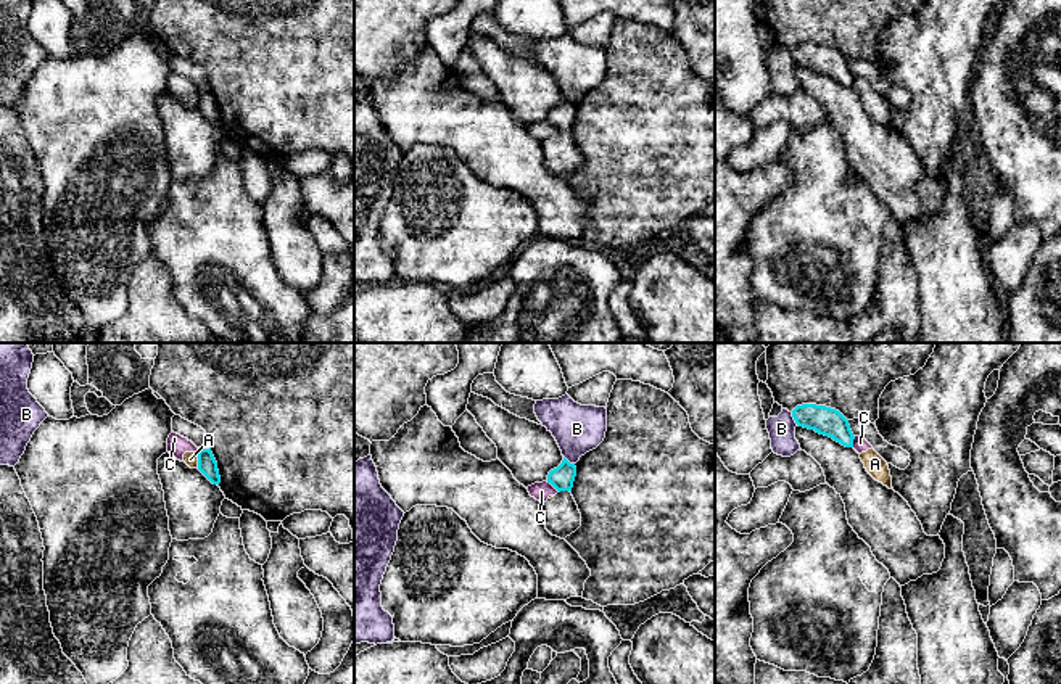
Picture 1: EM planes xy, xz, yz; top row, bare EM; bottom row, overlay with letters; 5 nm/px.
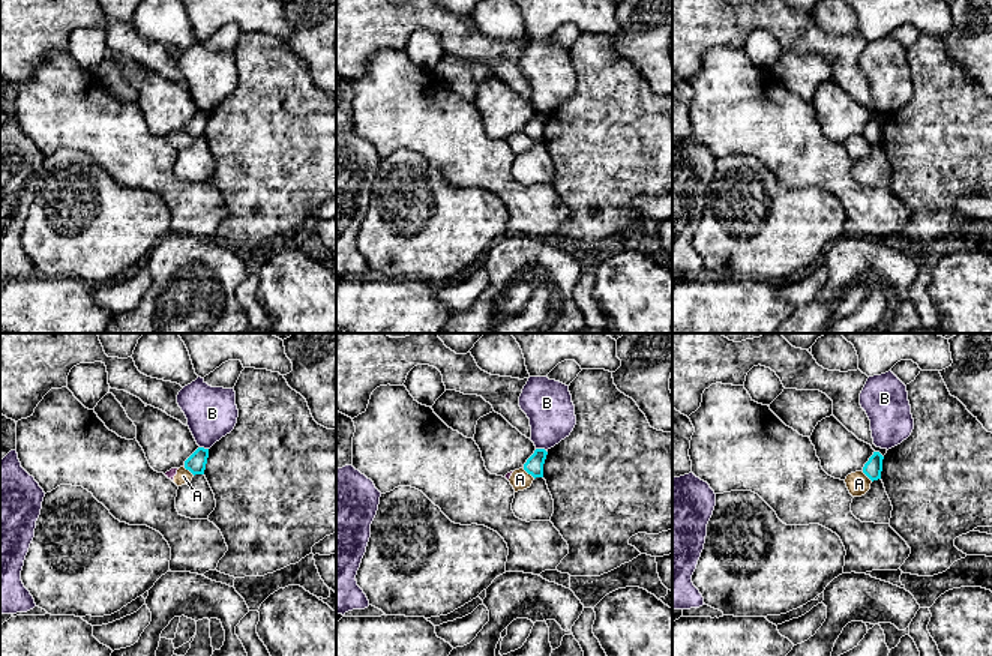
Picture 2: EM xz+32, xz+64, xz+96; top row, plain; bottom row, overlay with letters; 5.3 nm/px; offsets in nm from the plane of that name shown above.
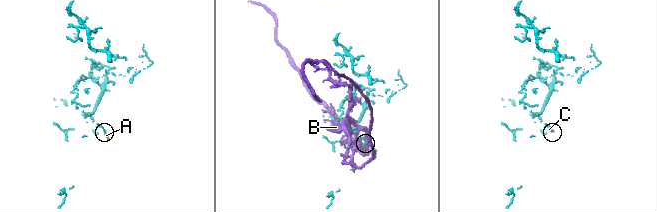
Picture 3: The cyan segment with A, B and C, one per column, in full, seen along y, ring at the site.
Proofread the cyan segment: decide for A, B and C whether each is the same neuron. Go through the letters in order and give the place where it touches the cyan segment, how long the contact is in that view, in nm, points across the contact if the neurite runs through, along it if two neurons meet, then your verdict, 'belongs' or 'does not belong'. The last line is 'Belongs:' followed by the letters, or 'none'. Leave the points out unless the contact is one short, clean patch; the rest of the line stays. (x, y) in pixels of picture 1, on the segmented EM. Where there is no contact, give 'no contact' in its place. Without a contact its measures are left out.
A: xy (198, 461) | 80 nm | along xy (197, 453), (198, 467) | does not belong
B: yz (794, 419) | 70 nm | does not belong
C: xz (553, 485) | 90 nm | does not belong
Belongs: none

